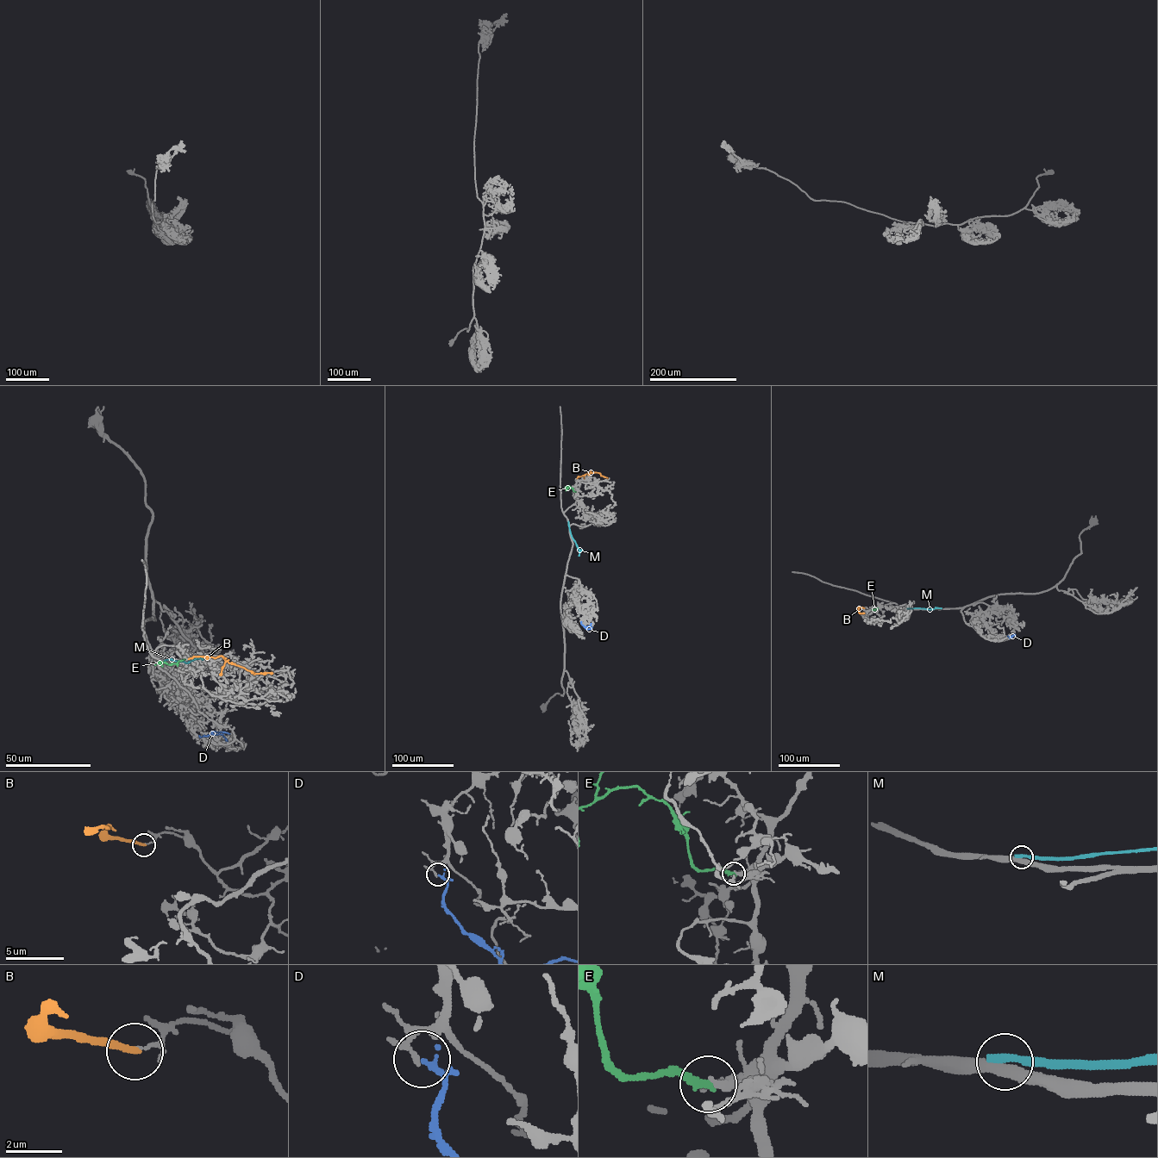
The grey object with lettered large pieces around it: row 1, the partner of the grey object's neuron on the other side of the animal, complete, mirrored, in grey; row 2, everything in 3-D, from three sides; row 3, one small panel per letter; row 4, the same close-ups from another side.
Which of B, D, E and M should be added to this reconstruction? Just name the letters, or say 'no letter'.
no letter

